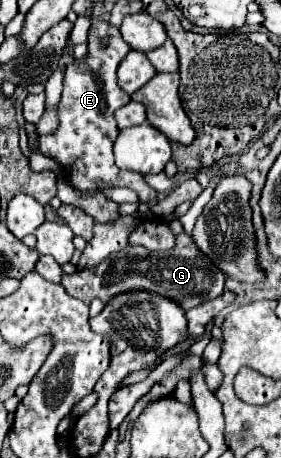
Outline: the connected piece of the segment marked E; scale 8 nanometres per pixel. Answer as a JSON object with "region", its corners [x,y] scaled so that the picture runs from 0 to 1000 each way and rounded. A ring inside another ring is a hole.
{"region":[[[359,41],[331,46],[317,72],[324,90],[310,124],[288,138],[238,142],[231,151],[224,207],[210,225],[210,282],[189,295],[139,299],[146,334],[203,347],[203,356],[231,369],[246,400],[288,417],[345,413],[345,395],[359,391],[402,408],[466,408],[495,421],[509,443],[552,443],[559,421],[523,408],[509,382],[423,369],[402,352],[402,312],[423,295],[402,247],[466,221],[466,212],[416,186],[409,155],[466,103],[438,90],[416,59]]]}

